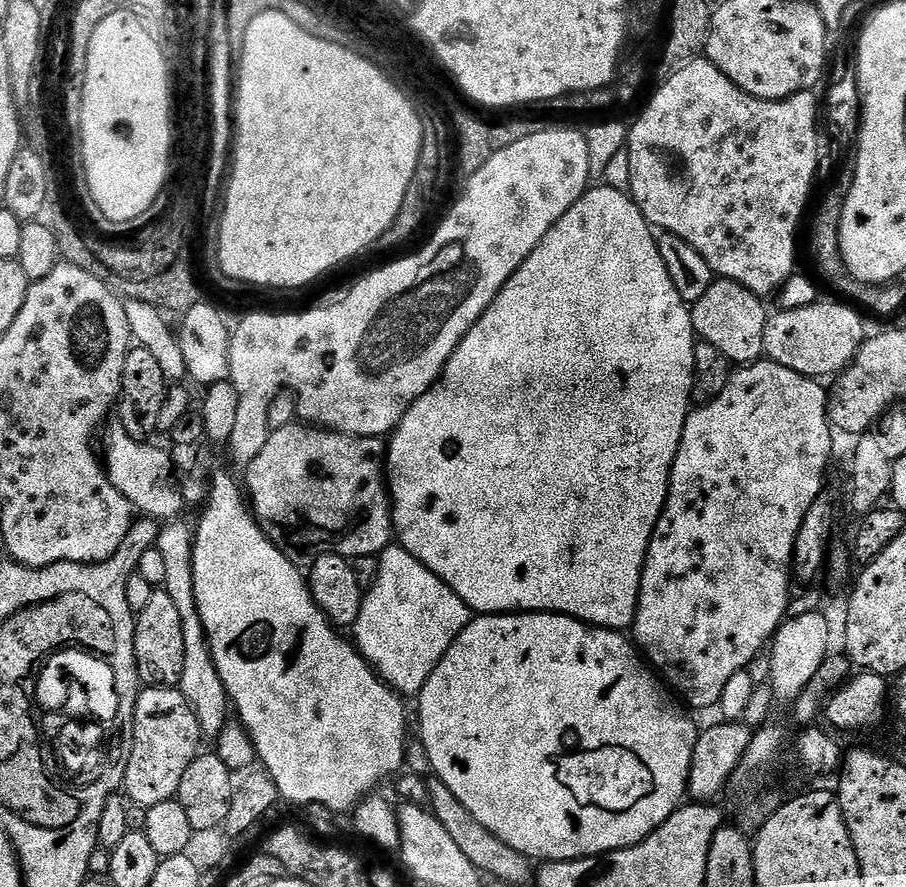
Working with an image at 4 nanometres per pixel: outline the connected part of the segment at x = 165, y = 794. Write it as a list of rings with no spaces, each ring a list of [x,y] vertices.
[[[148,686],[136,698],[132,753],[126,766],[123,791],[133,805],[153,808],[173,799],[186,766],[201,751],[200,727],[194,710],[176,686]]]

